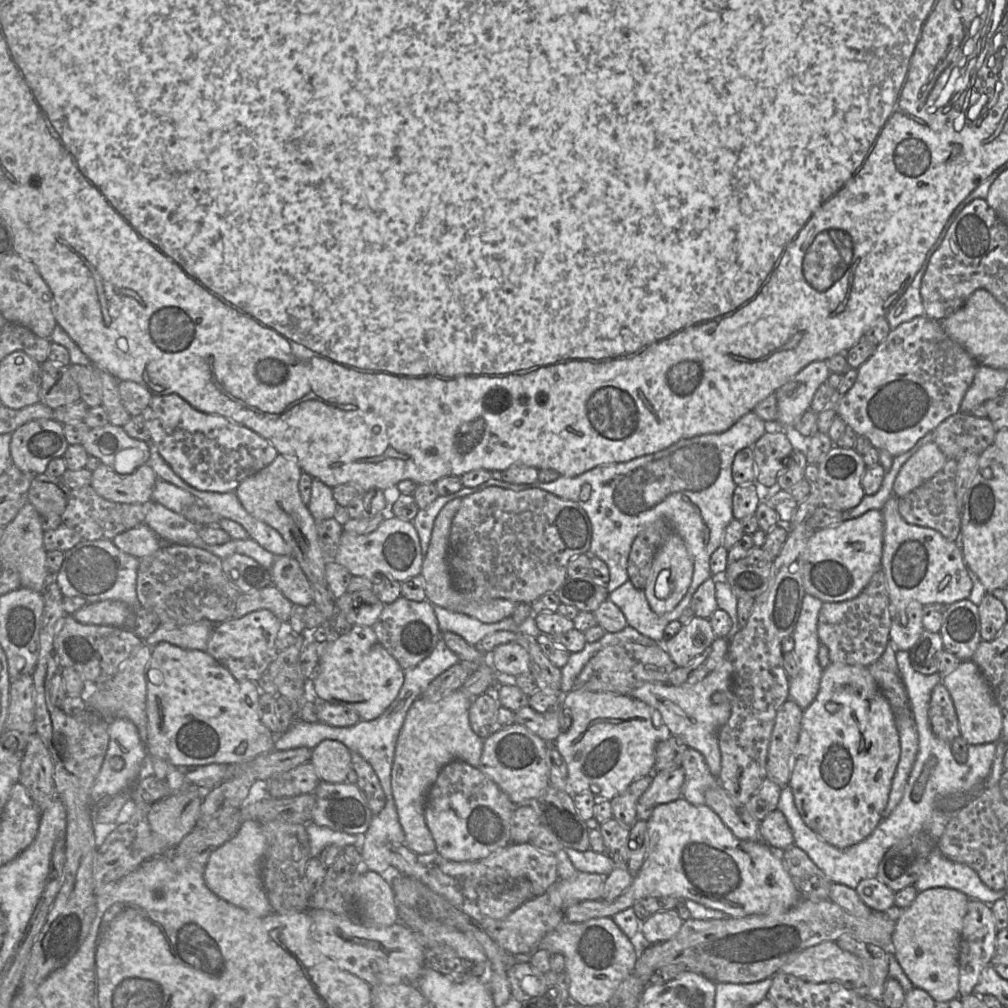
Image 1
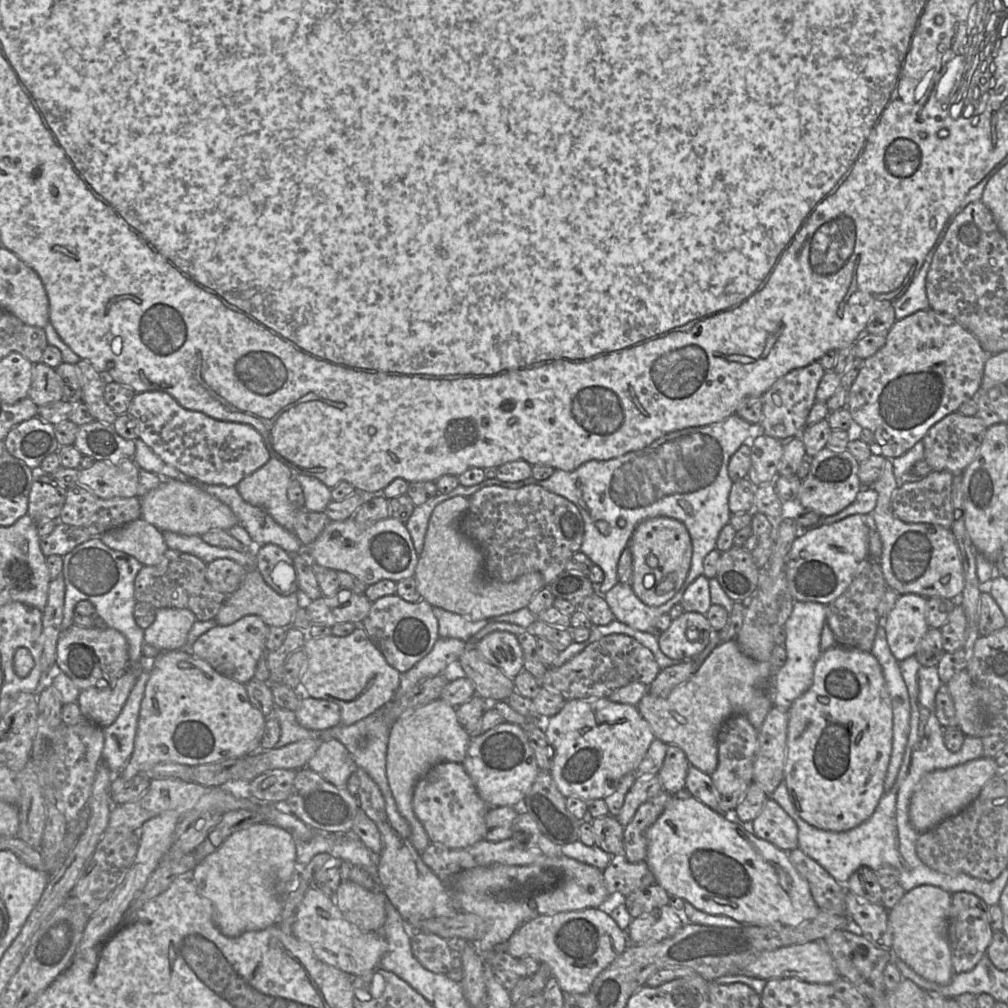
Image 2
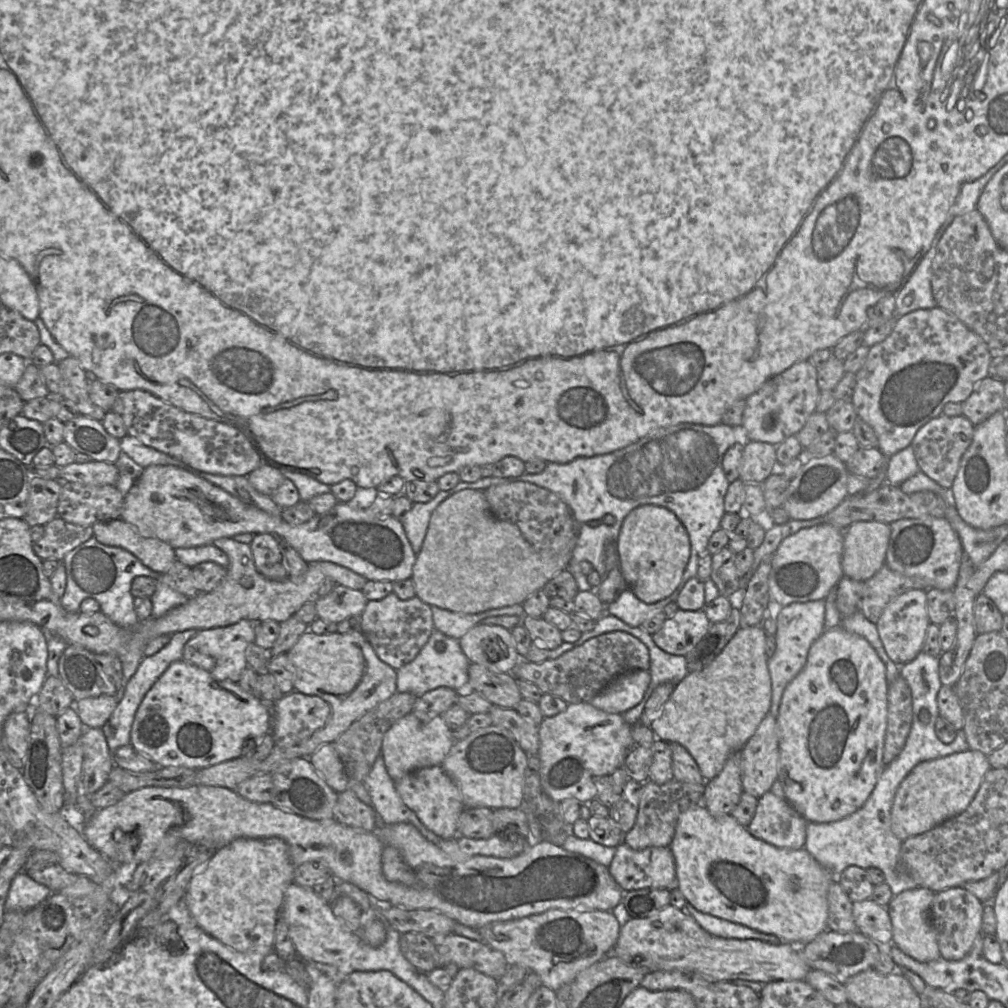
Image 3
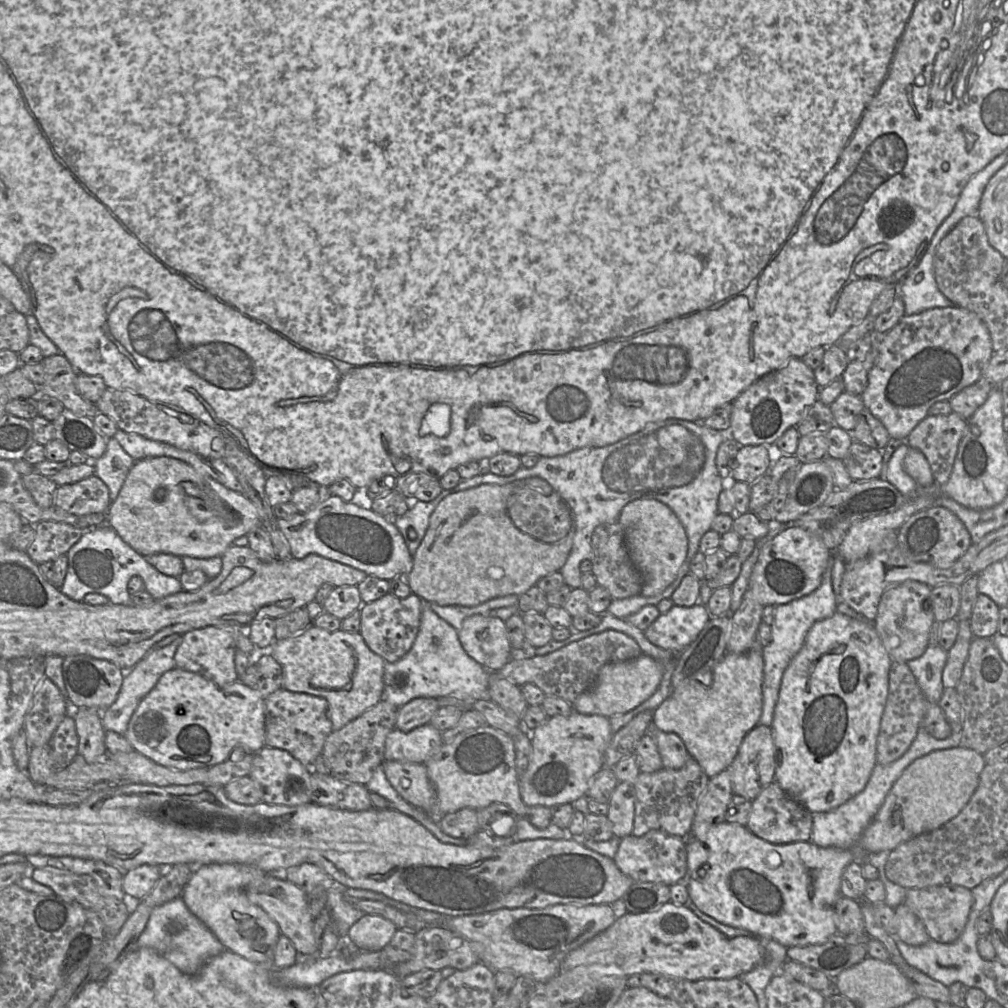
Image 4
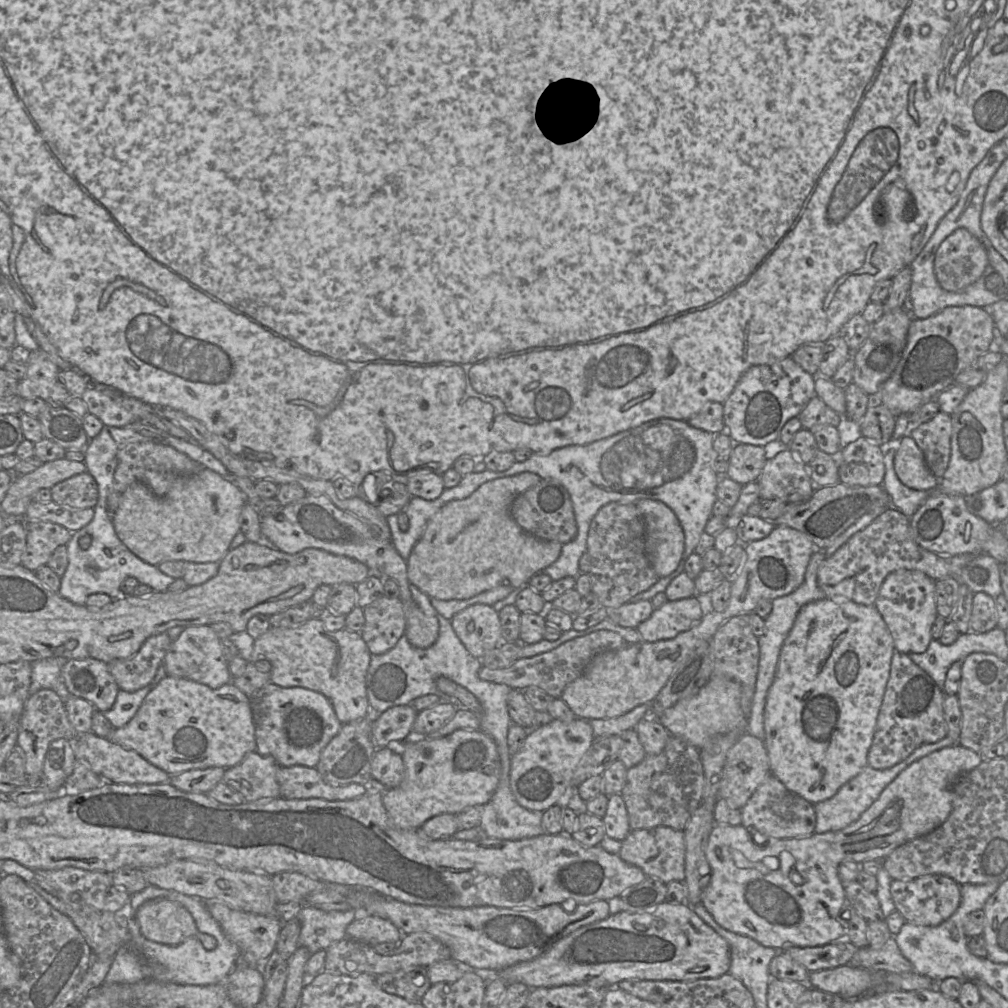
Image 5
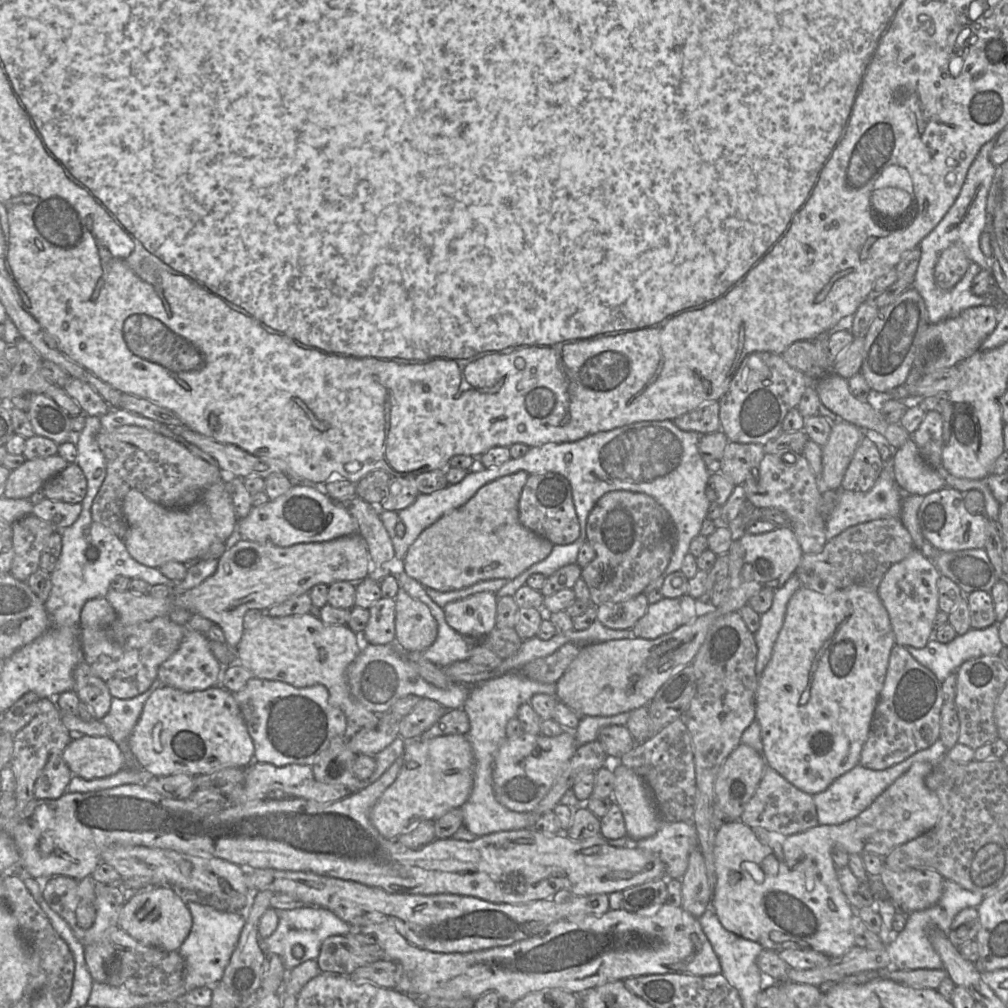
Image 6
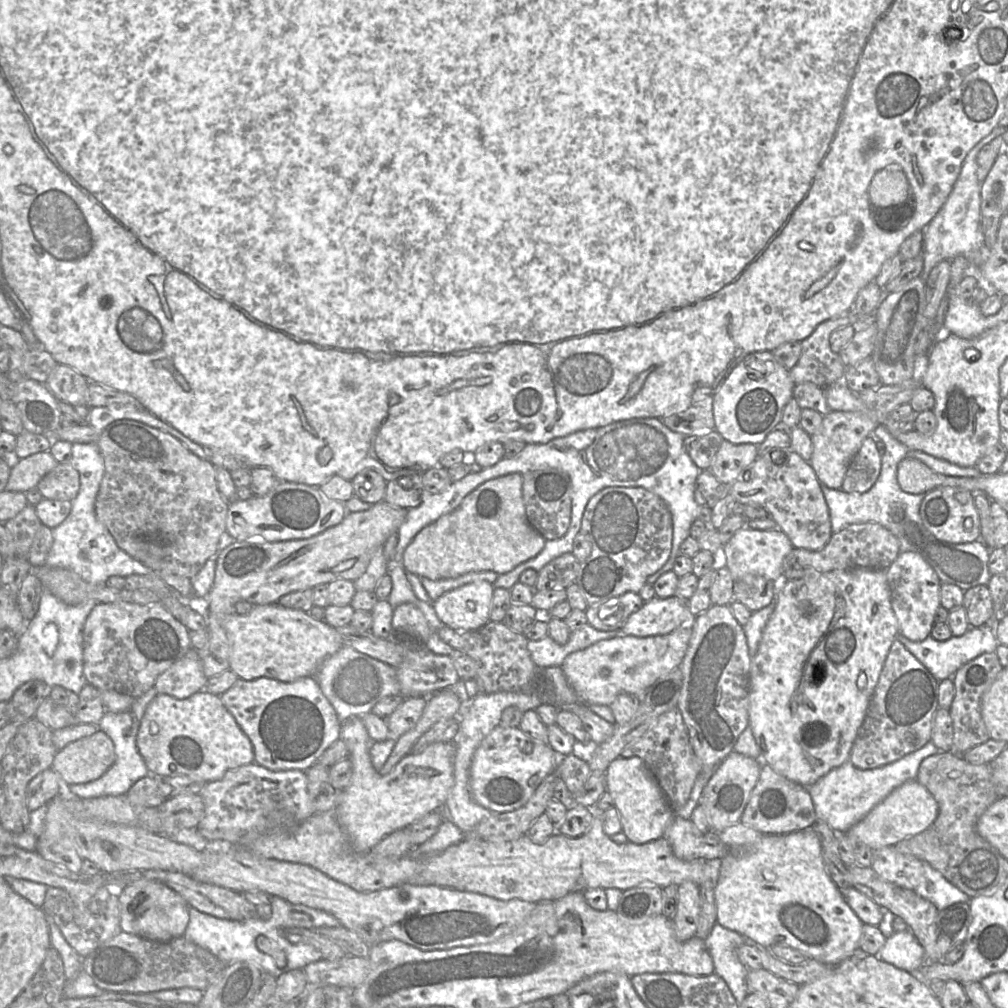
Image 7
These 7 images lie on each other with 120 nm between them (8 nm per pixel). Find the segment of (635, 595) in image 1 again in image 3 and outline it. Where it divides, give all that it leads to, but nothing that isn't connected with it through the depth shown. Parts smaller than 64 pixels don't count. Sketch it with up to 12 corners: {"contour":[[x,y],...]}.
{"contour":[[684,586],[654,604],[642,602],[627,588],[606,606],[606,613],[631,627],[676,602]]}

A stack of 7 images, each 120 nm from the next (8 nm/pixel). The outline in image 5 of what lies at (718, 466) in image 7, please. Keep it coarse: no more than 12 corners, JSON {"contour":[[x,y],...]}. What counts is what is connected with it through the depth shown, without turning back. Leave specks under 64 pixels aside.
{"contour":[[735,444],[727,477],[741,485],[760,477],[762,446]]}

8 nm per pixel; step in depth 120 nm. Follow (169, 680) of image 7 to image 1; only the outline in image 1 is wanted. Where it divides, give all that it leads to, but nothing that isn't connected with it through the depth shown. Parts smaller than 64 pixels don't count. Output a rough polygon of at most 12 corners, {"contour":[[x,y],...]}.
{"contour":[[256,610],[219,623],[206,652],[257,682],[285,624]]}

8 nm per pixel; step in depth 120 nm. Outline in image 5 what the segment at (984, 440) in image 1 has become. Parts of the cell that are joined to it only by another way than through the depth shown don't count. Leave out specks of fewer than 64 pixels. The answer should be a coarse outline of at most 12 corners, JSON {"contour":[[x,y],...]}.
{"contour":[[939,411],[908,435],[941,479],[951,455],[951,416]]}

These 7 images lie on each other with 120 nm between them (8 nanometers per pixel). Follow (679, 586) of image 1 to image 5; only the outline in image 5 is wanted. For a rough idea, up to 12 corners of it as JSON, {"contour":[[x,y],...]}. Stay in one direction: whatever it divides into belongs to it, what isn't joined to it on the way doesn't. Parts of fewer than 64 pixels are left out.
{"contour":[[635,502],[659,578],[678,567],[682,526],[663,502]]}

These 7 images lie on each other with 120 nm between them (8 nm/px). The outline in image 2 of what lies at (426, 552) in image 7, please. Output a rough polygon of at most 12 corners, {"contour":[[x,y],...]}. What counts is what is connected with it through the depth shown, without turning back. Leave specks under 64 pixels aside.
{"contour":[[469,499],[432,511],[421,598],[473,621],[528,608],[541,573],[489,578],[459,529]]}

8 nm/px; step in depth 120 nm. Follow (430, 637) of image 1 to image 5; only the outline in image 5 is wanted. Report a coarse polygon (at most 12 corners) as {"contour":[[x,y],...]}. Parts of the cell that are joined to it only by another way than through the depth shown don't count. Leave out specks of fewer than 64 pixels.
{"contour":[[382,596],[363,608],[360,632],[372,655],[405,634],[404,604]]}

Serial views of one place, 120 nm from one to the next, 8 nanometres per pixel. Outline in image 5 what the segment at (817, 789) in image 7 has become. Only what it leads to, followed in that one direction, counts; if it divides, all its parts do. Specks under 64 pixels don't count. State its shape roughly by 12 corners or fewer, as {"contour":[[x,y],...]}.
{"contour":[[950,737],[918,747],[895,766],[866,766],[825,801],[814,804],[814,832],[856,822],[915,761],[955,744]]}

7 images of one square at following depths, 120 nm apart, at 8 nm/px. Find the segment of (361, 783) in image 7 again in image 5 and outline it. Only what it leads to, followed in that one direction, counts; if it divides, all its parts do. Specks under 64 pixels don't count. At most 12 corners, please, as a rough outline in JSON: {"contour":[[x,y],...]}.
{"contour":[[482,730],[402,747],[382,802],[416,830],[492,798],[501,762]]}

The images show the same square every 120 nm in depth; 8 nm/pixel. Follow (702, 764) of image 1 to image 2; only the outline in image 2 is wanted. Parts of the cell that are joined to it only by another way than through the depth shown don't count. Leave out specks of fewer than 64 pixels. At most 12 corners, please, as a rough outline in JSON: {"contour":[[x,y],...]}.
{"contour":[[668,745],[658,772],[663,789],[683,796],[689,766],[683,750]]}

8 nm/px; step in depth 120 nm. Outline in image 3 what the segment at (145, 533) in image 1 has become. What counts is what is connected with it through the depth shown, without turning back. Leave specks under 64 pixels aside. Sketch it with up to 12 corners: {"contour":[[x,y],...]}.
{"contour":[[122,519],[92,525],[102,544],[123,548],[156,573],[175,549]]}

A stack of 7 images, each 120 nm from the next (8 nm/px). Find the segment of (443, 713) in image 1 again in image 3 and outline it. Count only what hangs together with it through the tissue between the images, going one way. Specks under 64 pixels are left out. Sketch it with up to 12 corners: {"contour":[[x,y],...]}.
{"contour":[[409,713],[381,746],[393,782],[441,765],[455,743],[440,715]]}

